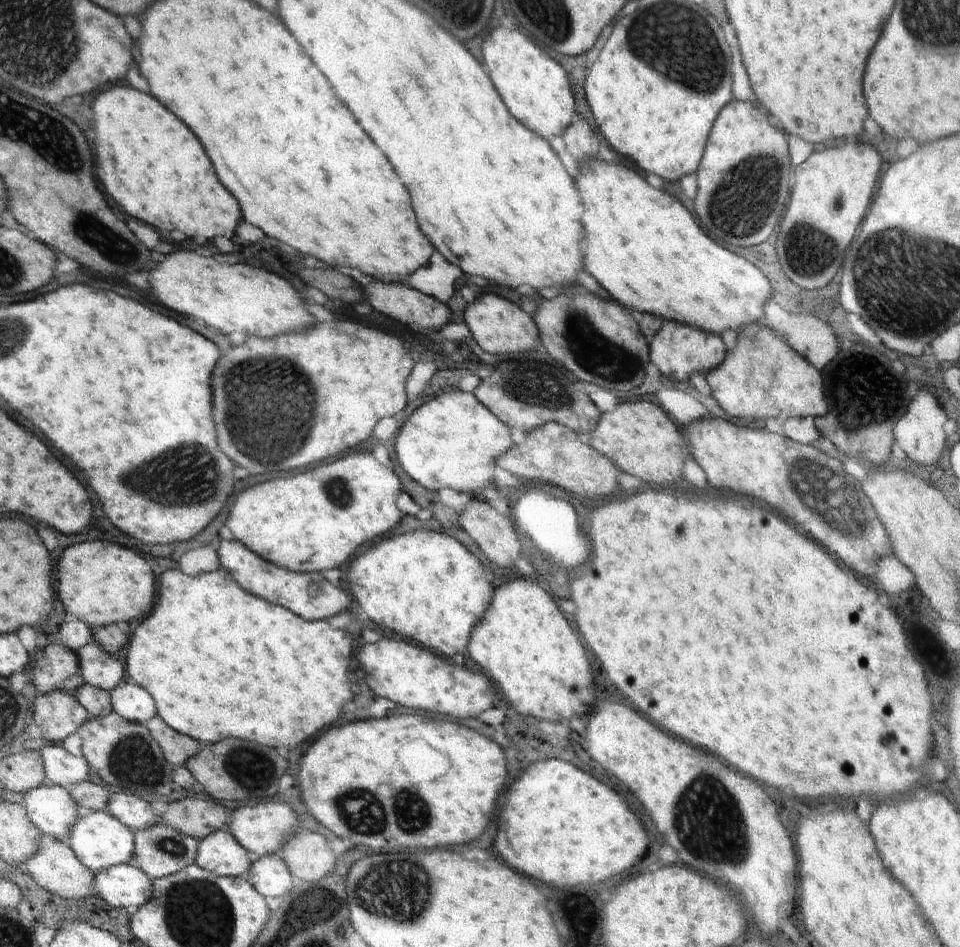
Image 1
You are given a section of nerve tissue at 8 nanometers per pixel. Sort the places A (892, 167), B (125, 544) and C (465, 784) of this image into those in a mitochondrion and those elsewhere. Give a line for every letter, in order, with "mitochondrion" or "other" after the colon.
A: other
B: other
C: other

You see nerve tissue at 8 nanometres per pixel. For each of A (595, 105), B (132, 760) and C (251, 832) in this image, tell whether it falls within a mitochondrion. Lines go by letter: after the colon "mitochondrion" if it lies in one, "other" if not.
A: other
B: mitochondrion
C: other

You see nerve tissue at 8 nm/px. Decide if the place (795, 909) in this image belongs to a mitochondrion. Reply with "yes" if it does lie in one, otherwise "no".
no

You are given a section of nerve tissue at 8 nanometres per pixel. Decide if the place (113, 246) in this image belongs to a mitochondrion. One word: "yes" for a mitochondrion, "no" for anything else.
yes

